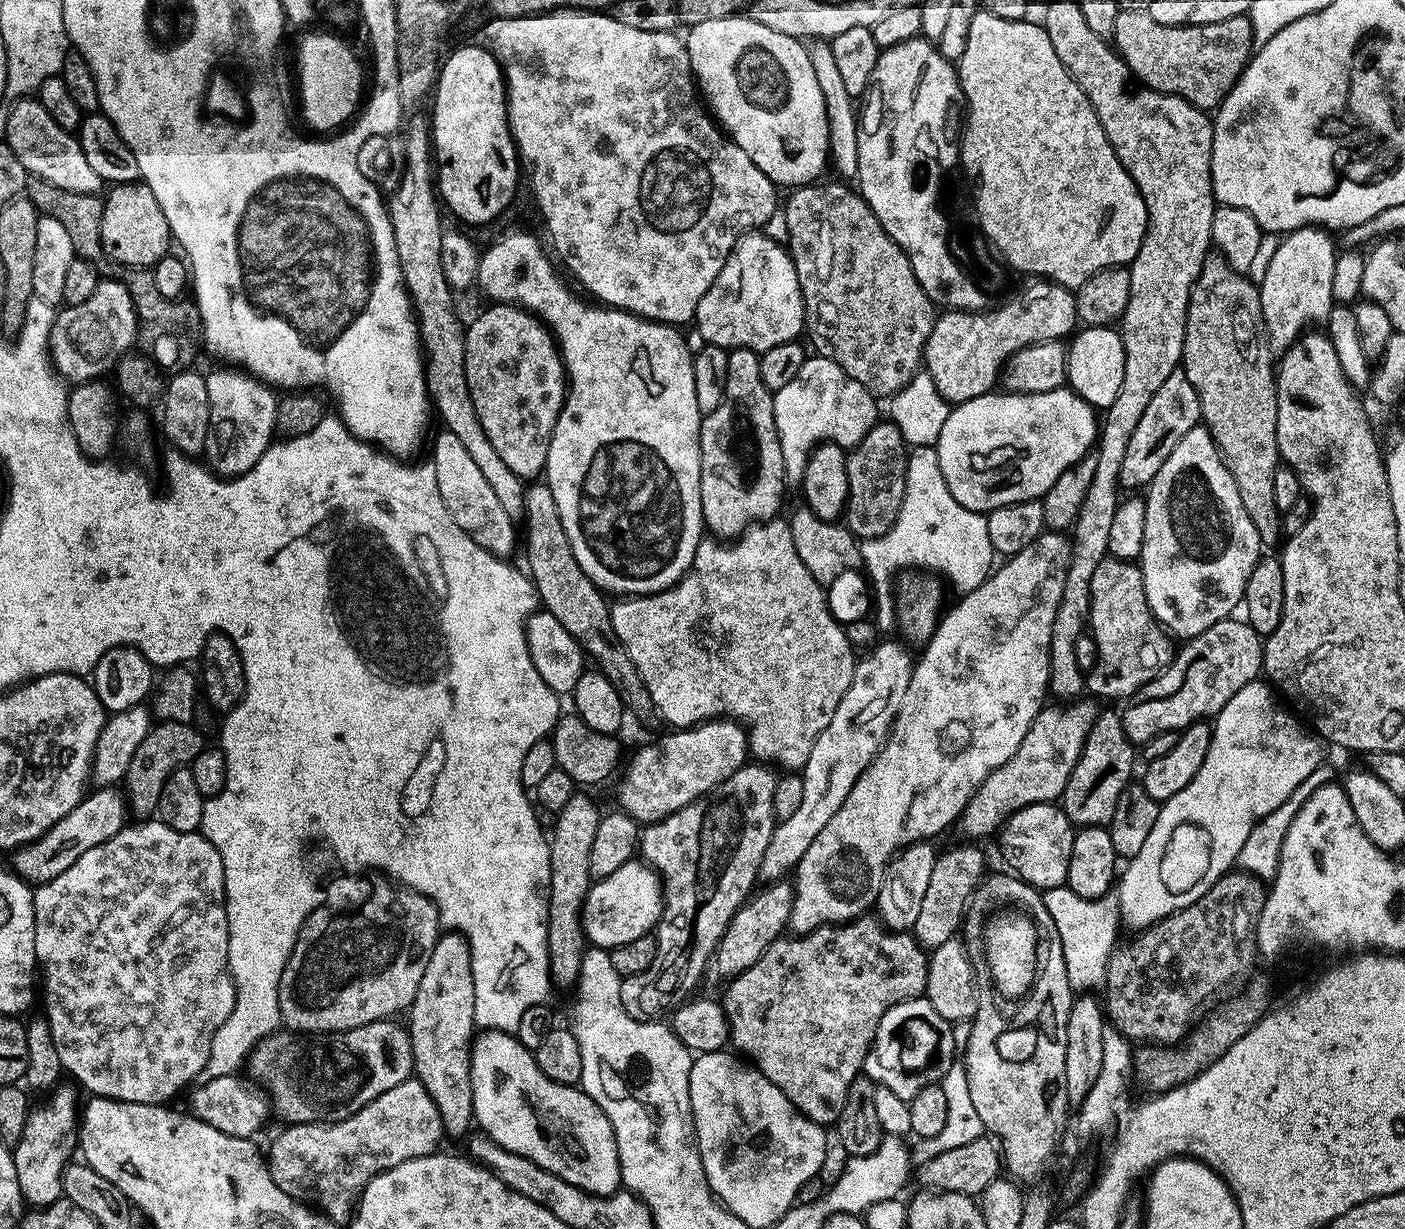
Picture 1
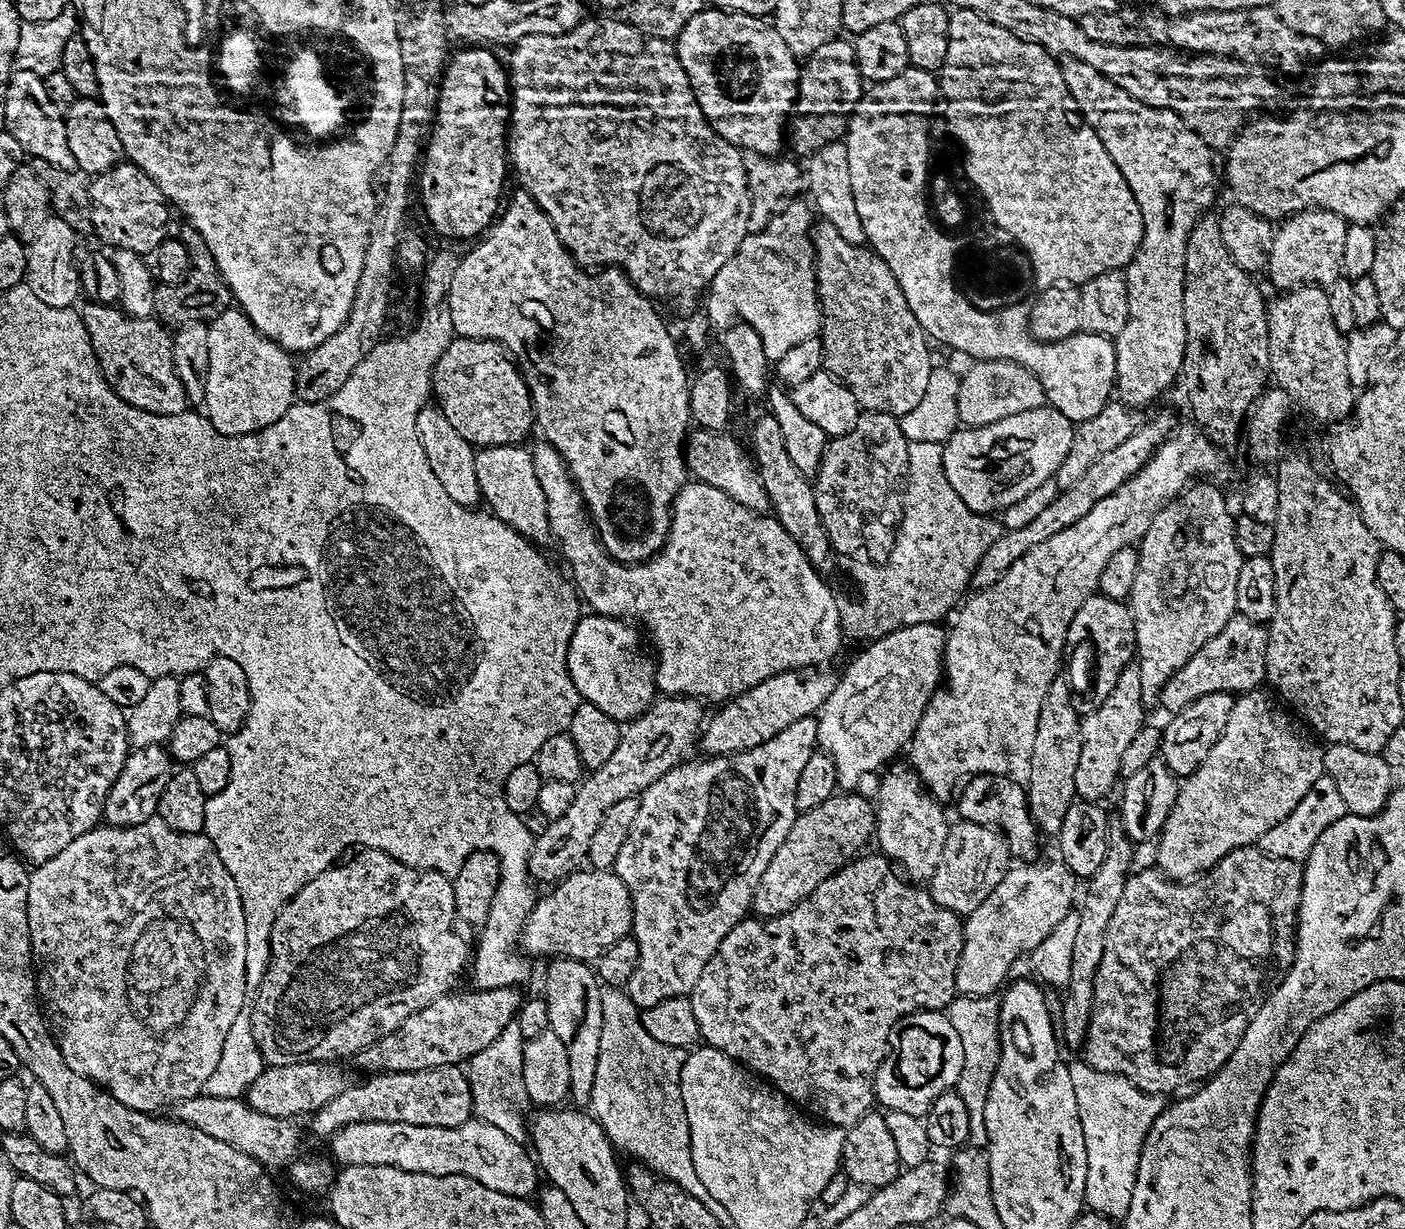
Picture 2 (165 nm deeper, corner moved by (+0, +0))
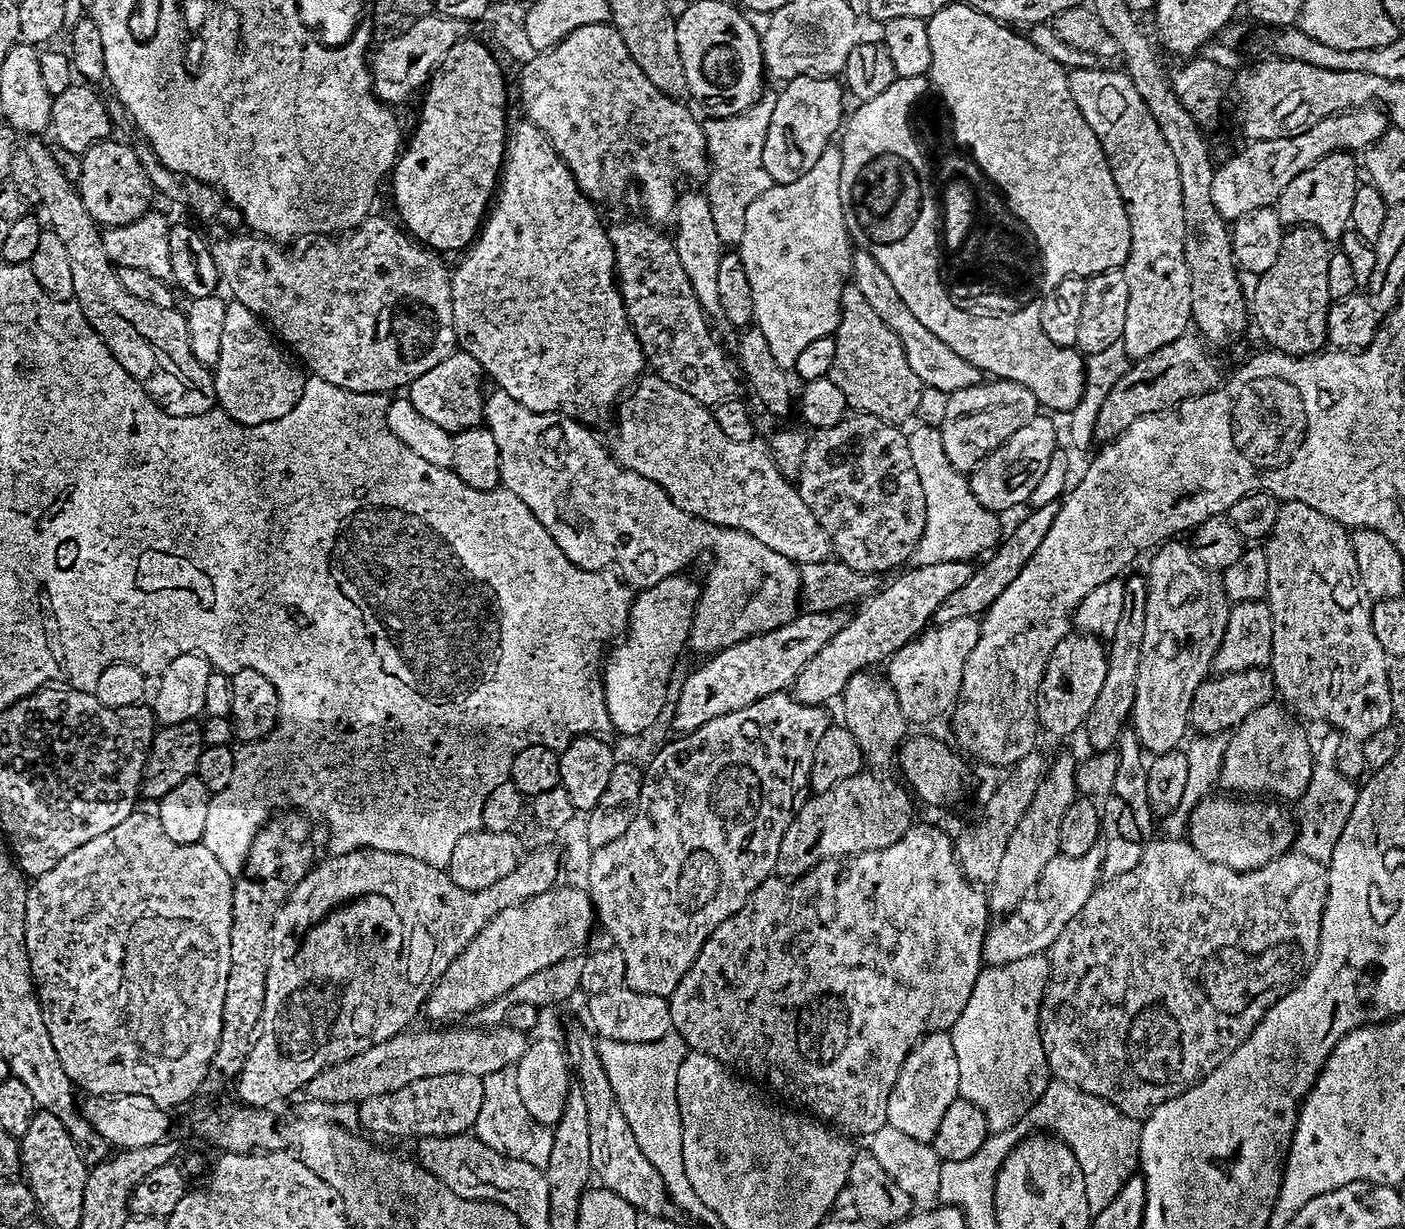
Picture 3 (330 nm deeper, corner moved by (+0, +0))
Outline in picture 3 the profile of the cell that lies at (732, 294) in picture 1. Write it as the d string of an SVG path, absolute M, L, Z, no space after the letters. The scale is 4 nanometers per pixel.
M829 146L798 182L773 184L770 190L758 194L750 202L750 210L746 210L746 234L742 234L738 251L754 293L754 324L766 334L778 366L789 370L795 369L798 354L802 354L808 343L833 335L840 321L840 303L852 274L854 251L854 245L848 241L850 224L846 219L844 195L840 193L841 178L842 154L839 147Z

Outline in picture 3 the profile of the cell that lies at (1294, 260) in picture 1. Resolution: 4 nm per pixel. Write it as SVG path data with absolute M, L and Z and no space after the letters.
M1341 150L1324 156L1314 166L1302 170L1275 202L1280 223L1285 226L1317 228L1329 242L1339 241L1350 228L1350 210L1358 187L1356 160L1351 151Z

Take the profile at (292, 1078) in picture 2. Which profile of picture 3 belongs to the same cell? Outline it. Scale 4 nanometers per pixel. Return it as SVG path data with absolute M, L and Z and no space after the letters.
M432 1026L429 1032L405 1030L394 1038L386 1038L386 1042L378 1042L378 1046L370 1046L370 1050L362 1050L362 1054L354 1054L354 1058L346 1058L346 1062L326 1066L326 1070L310 1078L306 1089L307 1099L359 1105L361 1100L374 1098L374 1094L390 1094L390 1090L402 1090L402 1086L410 1086L410 1082L418 1082L418 1078L438 1078L438 1074L470 1074L483 1078L486 1074L513 1067L522 1058L522 1054L528 1049L530 1043L525 1033L507 1026L487 1030L471 1026L448 1027L452 1026Z

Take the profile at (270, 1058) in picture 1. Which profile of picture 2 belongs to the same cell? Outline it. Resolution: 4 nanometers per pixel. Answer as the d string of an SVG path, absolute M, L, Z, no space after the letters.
M476 988L472 992L450 990L444 996L434 998L430 1006L422 1006L398 1030L386 1034L378 1042L356 1053L354 1063L365 1068L365 1073L417 1072L451 1064L463 1065L478 1050L486 1050L502 1030L513 1027L516 1012L522 1003L521 989Z

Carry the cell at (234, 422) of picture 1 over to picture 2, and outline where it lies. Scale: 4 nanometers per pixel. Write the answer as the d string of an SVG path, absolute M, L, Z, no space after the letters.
M231 306L208 324L210 366L202 405L212 428L223 436L245 436L278 422L297 399L297 361L252 325L239 307Z

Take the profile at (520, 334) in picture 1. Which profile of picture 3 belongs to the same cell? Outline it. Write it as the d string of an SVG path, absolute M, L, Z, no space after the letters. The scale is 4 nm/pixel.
M457 350L450 354L450 358L446 358L446 362L438 362L438 366L433 366L431 370L426 370L426 374L414 378L414 382L406 389L406 395L425 418L430 418L430 422L455 434L484 424L484 384L486 385L486 377L482 366L470 358L470 354Z

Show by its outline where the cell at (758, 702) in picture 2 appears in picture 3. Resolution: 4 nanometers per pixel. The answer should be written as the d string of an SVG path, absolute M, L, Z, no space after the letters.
M959 560L916 564L896 574L901 576L893 575L892 584L873 591L859 605L860 613L850 616L842 630L834 634L834 638L830 638L830 642L810 658L810 662L806 662L790 689L791 695L798 702L810 706L831 705L831 700L843 693L846 682L850 682L854 674L871 669L871 664L883 665L902 646L925 631L933 623L938 606L942 606L954 590L959 590L968 581L973 569L969 561Z

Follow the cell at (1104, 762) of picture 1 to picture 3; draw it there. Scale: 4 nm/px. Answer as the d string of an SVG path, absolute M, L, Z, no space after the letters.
M1140 576L1127 577L1124 580L1124 595L1126 599L1122 605L1122 615L1115 628L1111 640L1107 641L1106 651L1108 661L1106 662L1106 678L1102 682L1102 690L1090 709L1082 729L1082 736L1088 739L1089 749L1092 752L1107 752L1115 749L1116 743L1120 741L1120 735L1124 729L1129 727L1132 718L1132 707L1134 706L1134 694L1138 686L1138 661L1142 659L1142 638L1146 635L1146 598L1148 597L1148 577Z

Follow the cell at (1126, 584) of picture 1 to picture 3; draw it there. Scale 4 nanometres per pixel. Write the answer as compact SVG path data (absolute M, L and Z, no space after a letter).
M1072 630L1060 639L1058 646L1054 646L1054 654L1050 654L1050 662L1036 692L1036 719L1043 731L1045 728L1052 736L1068 736L1083 729L1090 709L1102 690L1107 661L1105 641L1096 636Z

